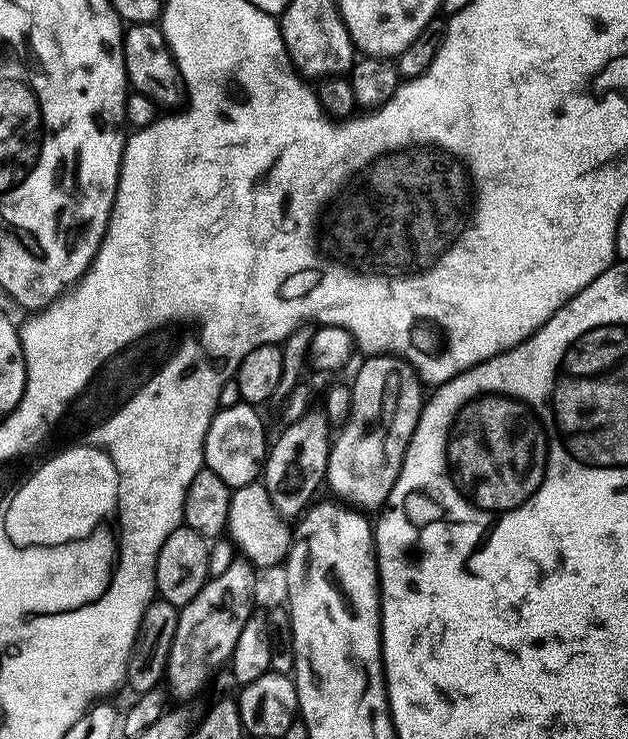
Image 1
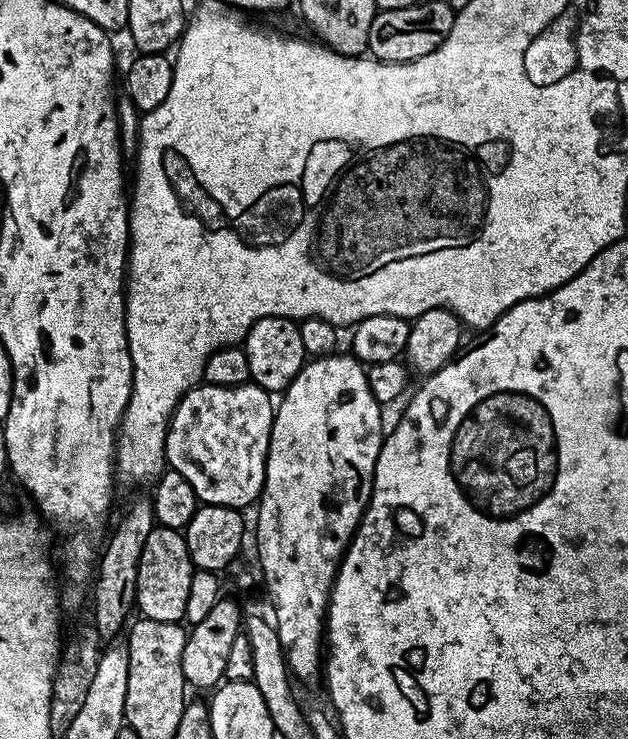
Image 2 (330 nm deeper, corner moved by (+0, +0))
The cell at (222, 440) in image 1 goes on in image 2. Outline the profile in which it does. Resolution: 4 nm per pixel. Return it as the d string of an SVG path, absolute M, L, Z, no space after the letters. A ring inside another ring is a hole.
M249 382L227 388L201 383L180 399L180 404L172 414L164 451L167 467L182 474L182 478L194 486L194 494L201 505L242 509L248 504L255 504L264 488L273 415L273 397L257 384Z

